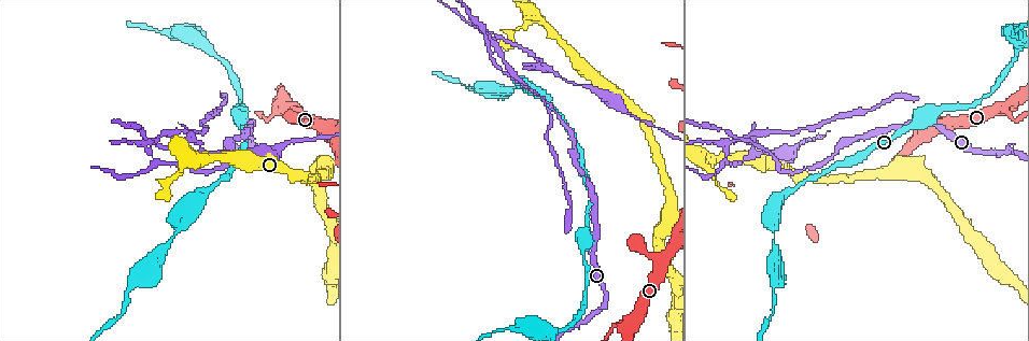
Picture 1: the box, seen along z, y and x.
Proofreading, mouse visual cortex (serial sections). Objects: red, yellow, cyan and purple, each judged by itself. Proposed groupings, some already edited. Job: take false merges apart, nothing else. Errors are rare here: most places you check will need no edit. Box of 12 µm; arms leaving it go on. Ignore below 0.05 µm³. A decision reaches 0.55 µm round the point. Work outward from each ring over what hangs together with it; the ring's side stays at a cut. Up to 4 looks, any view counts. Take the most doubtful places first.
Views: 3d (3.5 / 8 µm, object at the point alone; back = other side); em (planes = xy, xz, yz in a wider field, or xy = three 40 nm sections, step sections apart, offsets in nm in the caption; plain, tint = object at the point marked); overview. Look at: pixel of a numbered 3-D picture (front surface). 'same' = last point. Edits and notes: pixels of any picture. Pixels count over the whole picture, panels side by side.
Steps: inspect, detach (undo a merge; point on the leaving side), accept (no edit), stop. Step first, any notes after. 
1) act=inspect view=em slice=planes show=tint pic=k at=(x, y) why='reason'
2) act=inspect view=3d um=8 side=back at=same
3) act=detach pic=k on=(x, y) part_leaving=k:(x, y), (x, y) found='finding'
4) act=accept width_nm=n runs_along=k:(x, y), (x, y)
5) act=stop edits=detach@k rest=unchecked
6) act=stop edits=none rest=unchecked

act=inspect view=em slice=xy step=5 show=tint pic=1 at=(146, 139) why='narrows sharply'

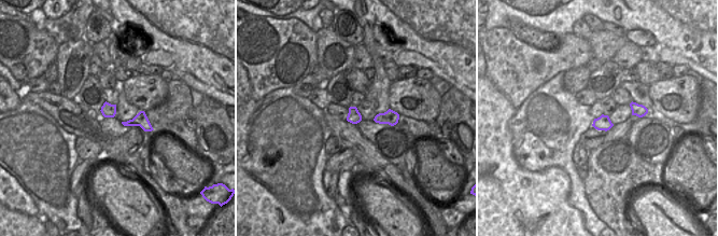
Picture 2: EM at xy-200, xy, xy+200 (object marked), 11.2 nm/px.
act=inspect view=3d um=3.5 at=same why='see where the arms go'

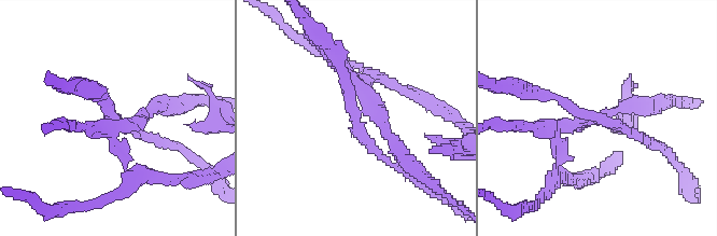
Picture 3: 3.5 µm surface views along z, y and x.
act=detach pic=3 on=(626, 106) found='two cells meet here'

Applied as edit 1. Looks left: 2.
act=inspect view=3d um=3.5 pic=1 at=(172, 238) why='thin neck'

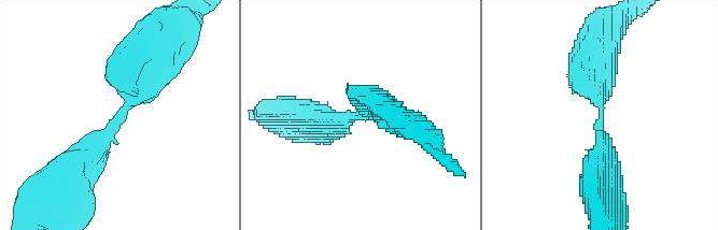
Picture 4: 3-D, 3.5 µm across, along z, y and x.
act=inspect view=em slice=xy step=3 show=tint pic=4 at=(117, 118) arm_widths_nm=300,350

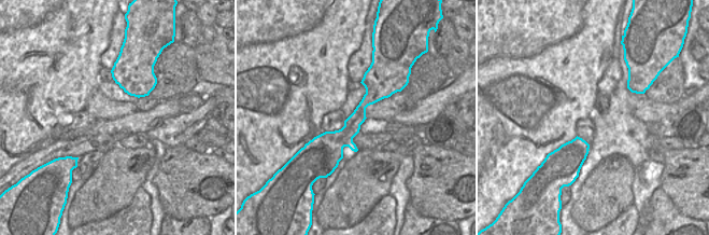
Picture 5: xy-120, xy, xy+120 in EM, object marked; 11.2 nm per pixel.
act=accept runs_along=5:(373, 73), (337, 159) found='all the same cell'

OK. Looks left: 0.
act=stop edits=detach@3 rest=unchecked

